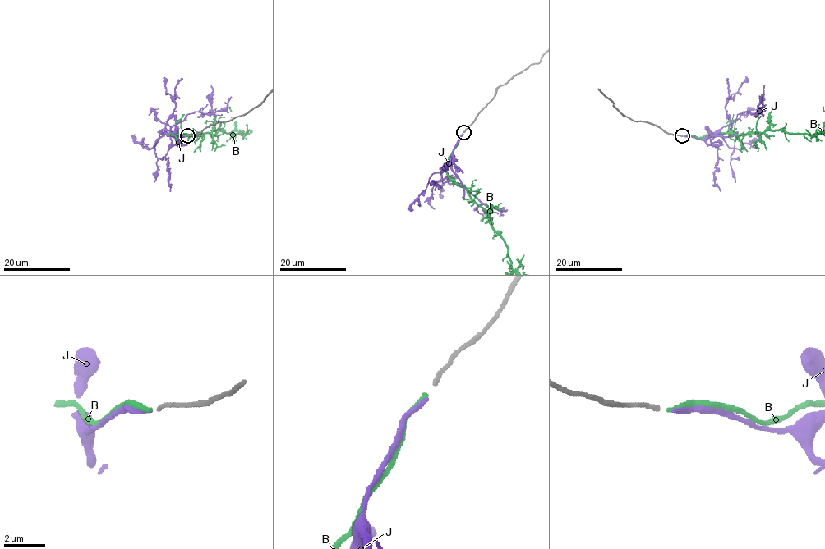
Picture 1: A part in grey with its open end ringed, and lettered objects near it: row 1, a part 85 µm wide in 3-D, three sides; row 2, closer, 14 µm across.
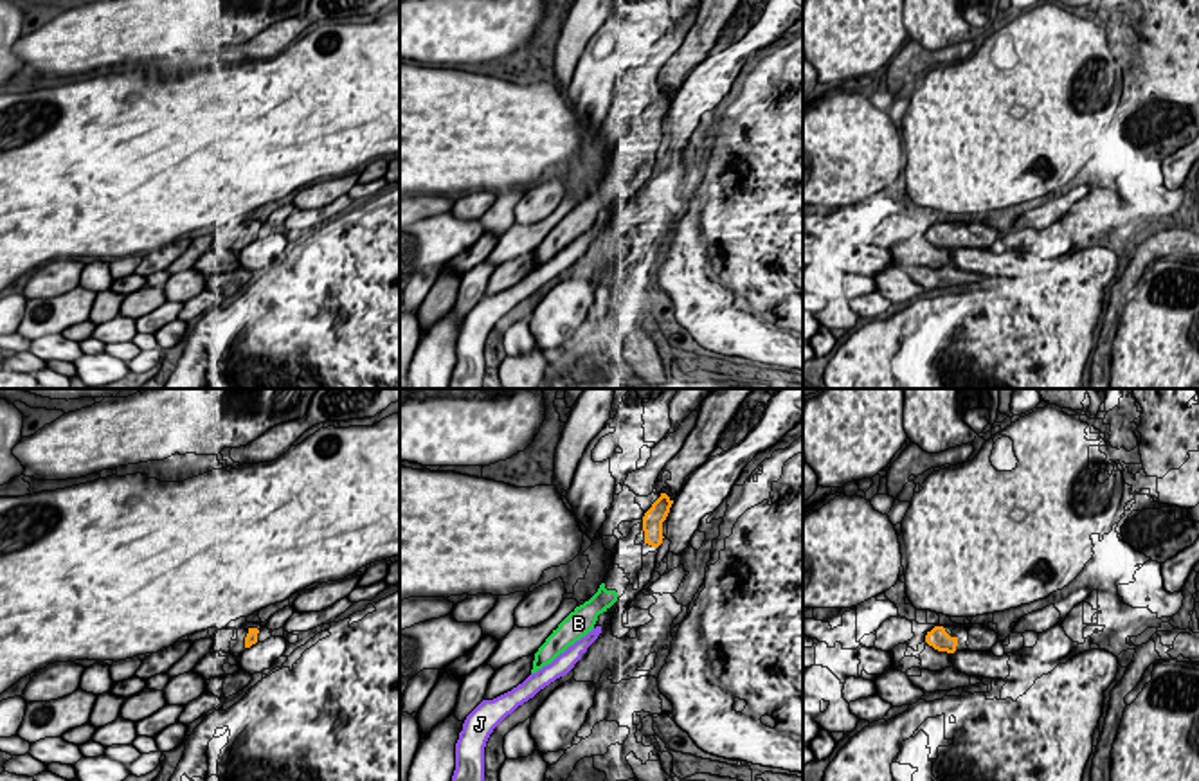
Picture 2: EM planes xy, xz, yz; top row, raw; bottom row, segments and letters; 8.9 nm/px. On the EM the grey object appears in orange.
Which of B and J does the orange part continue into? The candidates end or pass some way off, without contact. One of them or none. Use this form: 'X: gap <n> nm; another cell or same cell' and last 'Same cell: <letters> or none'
B: gap 500 nm; same cell
J: gap 850 nm; another cell
Same cell: B

